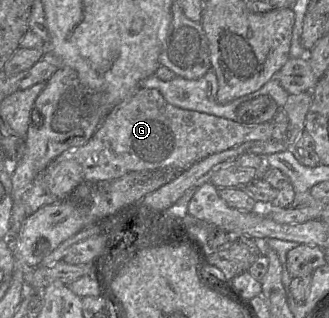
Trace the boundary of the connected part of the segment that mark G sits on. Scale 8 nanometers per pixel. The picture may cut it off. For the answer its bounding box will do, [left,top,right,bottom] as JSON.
[23,88,273,216]

